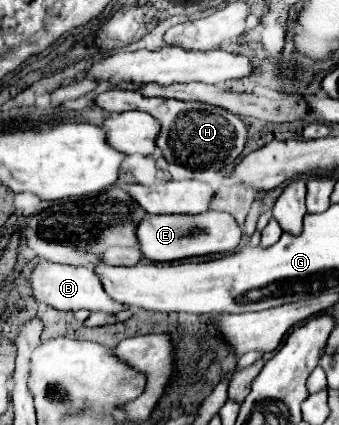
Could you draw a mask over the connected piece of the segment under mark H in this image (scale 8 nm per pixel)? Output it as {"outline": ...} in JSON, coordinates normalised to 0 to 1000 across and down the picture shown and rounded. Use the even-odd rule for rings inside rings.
{"outline":[[[324,209],[289,224],[283,247],[319,266],[360,266],[383,256],[431,261],[472,289],[472,313],[460,322],[460,346],[478,351],[484,374],[496,384],[537,388],[560,402],[578,398],[625,398],[649,402],[684,388],[720,355],[720,336],[732,322],[732,304],[708,275],[684,271],[673,256],[643,247],[614,247],[590,238],[525,238],[525,233],[478,233],[478,228],[425,228],[407,214]]]}

